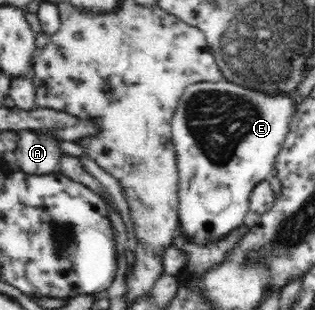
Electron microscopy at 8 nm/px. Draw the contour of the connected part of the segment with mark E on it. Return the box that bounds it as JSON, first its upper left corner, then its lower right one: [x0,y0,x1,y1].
[171,78,296,245]

